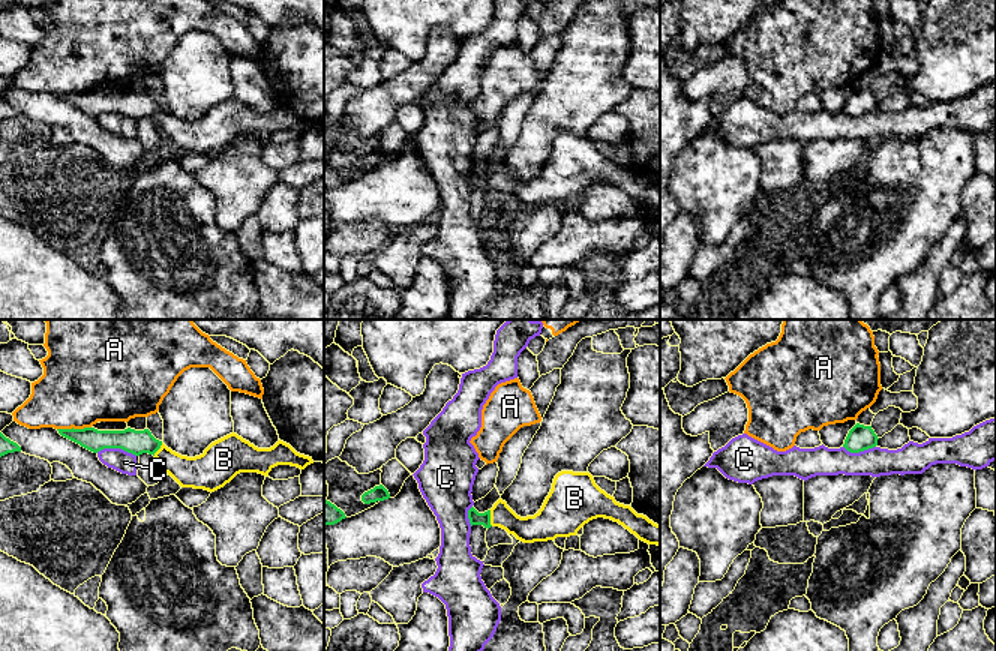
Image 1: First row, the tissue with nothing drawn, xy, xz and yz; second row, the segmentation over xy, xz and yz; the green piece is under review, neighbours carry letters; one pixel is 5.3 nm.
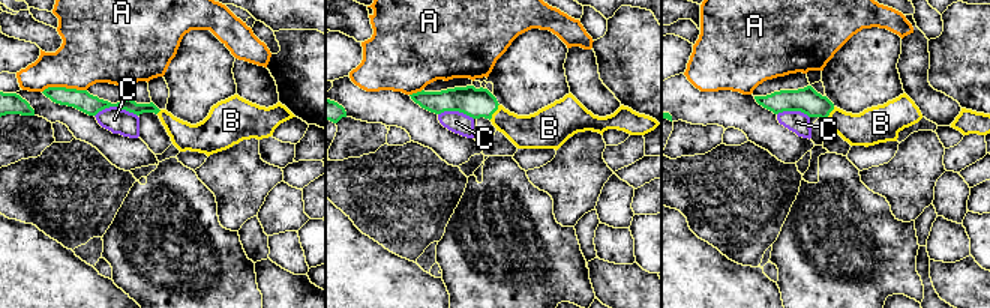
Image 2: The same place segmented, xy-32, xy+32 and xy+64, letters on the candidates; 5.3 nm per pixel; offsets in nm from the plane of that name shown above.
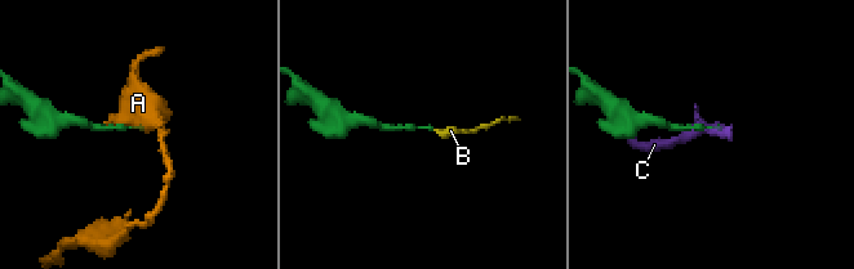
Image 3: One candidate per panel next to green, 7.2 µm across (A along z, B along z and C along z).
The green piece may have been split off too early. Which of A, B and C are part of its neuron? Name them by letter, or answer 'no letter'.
B

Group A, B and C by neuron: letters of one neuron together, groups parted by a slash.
A / B / C

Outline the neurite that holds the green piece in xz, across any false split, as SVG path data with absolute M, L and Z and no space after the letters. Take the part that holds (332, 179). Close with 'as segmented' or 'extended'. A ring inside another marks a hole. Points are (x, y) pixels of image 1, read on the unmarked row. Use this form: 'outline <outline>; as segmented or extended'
outline M324 164L324 189L334 189L345 183L345 177L330 165Z; as segmented

